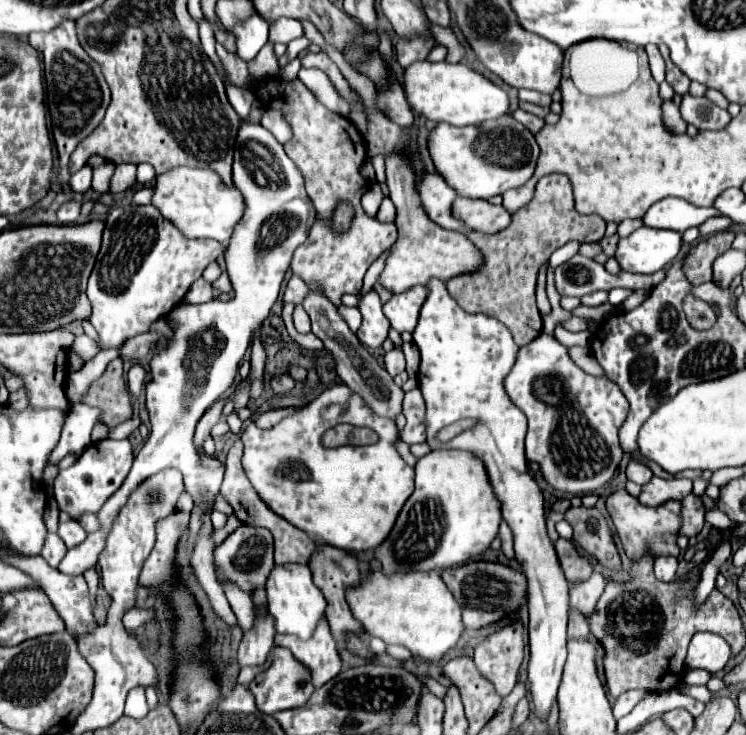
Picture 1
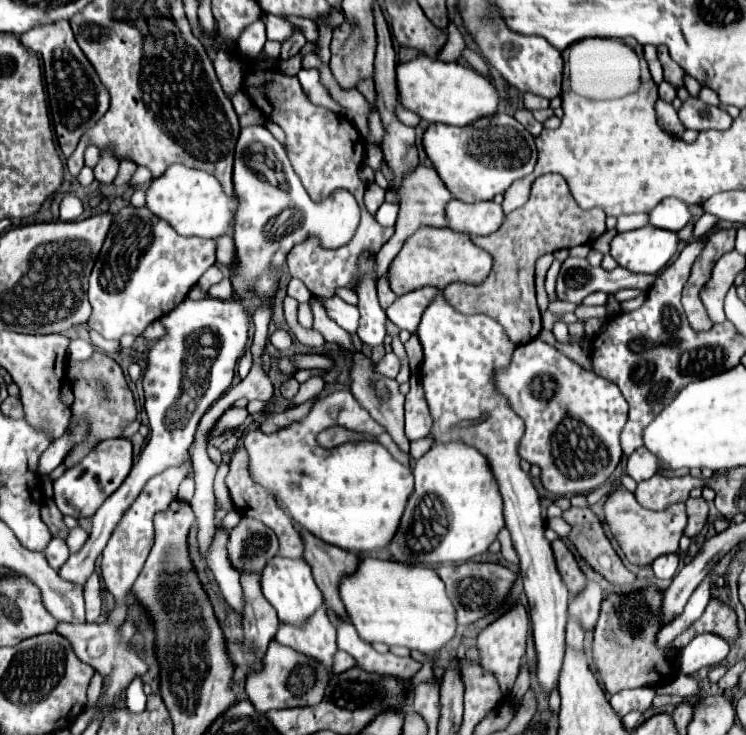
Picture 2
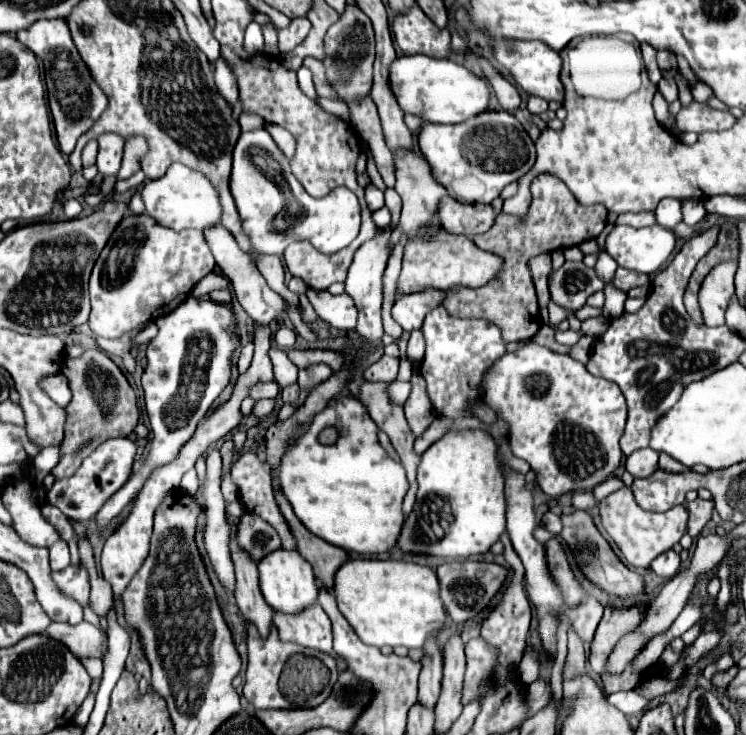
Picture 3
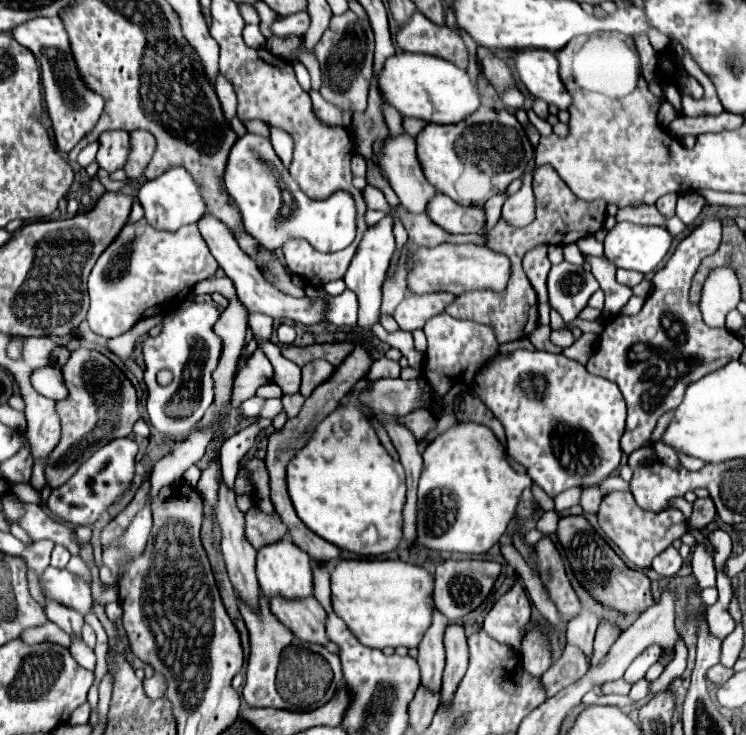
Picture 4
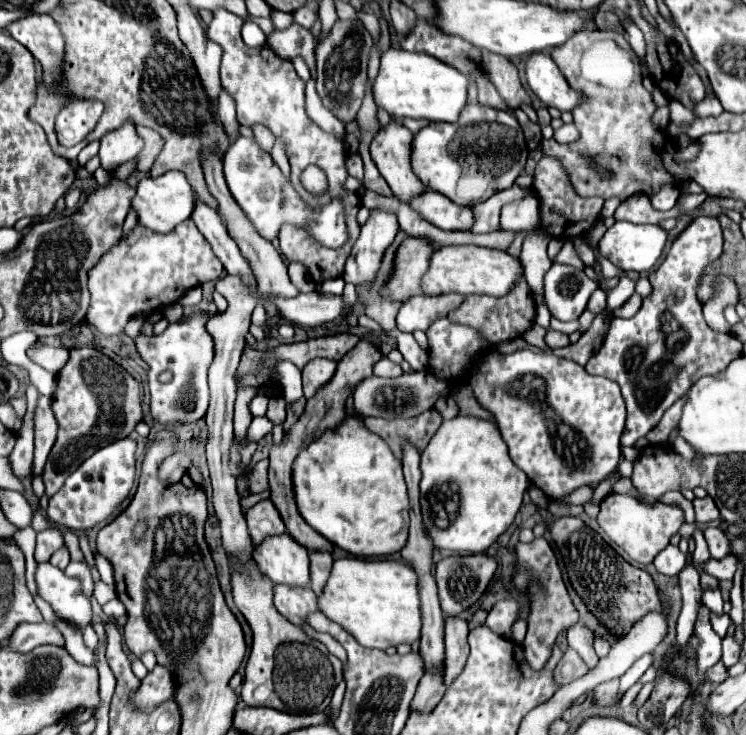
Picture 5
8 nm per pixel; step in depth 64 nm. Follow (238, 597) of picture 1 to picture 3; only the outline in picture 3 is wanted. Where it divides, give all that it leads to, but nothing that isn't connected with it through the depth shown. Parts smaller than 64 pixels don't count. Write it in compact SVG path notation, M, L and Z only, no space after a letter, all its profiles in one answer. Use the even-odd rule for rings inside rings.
M218 450L207 452L206 488L204 496L208 502L208 526L204 534L206 552L210 564L220 580L220 584L234 594L236 590L236 576L234 564L230 556L230 524L226 522L224 514L224 496L221 492L222 457Z

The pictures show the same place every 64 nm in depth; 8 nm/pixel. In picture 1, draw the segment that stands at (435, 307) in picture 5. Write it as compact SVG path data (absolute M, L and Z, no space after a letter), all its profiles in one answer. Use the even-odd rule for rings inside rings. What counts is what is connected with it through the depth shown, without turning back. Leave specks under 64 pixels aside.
M424 286L408 288L402 294L394 294L384 304L384 314L390 320L392 328L398 332L412 332L418 322L418 312L428 296L428 290Z

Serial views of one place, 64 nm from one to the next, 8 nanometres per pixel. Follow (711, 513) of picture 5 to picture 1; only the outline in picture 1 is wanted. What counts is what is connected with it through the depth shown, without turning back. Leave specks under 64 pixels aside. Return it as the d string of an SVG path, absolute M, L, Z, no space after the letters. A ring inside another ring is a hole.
M688 494L684 500L682 500L682 510L680 510L680 516L682 516L682 524L680 524L680 530L678 534L680 536L696 536L700 534L702 526L704 526L704 504L698 496L694 494Z

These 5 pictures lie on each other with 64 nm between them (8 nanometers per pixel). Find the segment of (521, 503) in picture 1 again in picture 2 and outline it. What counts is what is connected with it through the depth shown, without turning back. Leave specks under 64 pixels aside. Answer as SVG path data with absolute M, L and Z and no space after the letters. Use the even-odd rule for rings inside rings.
M442 290L436 292L434 300L422 314L416 336L424 348L424 360L420 364L420 378L426 392L426 402L430 416L434 420L430 436L436 444L464 442L474 446L490 464L490 470L498 482L500 494L504 498L504 518L506 528L512 534L512 544L520 558L520 574L524 580L524 590L530 606L532 636L536 648L536 680L542 694L550 696L558 684L558 676L564 660L564 630L568 618L570 592L556 568L554 552L544 536L546 524L542 520L540 496L530 480L530 476L520 468L518 446L522 440L524 424L522 418L514 414L508 400L498 392L494 384L494 374L508 368L510 354L514 354L514 344L506 336L506 330L492 318L484 314L466 316L454 310ZM462 420L480 420L478 426L456 430L454 426Z

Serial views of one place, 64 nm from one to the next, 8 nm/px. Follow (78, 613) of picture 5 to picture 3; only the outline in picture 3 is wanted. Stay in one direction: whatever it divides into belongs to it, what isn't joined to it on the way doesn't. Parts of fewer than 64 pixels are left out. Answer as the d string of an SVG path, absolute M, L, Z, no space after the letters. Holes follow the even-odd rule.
M82 562L70 564L70 566L66 566L60 572L52 572L52 578L54 578L56 586L64 594L76 598L82 606L88 602L88 596L90 596L90 578L88 578L88 570L86 570L86 566Z

